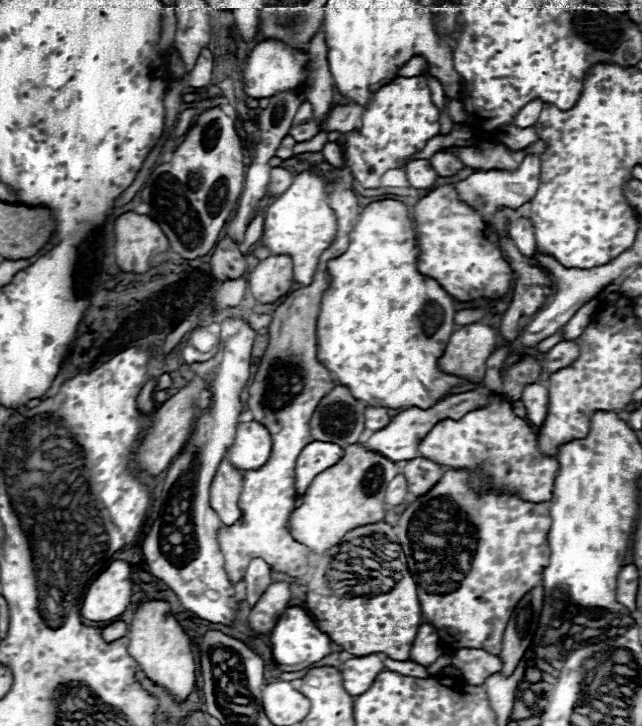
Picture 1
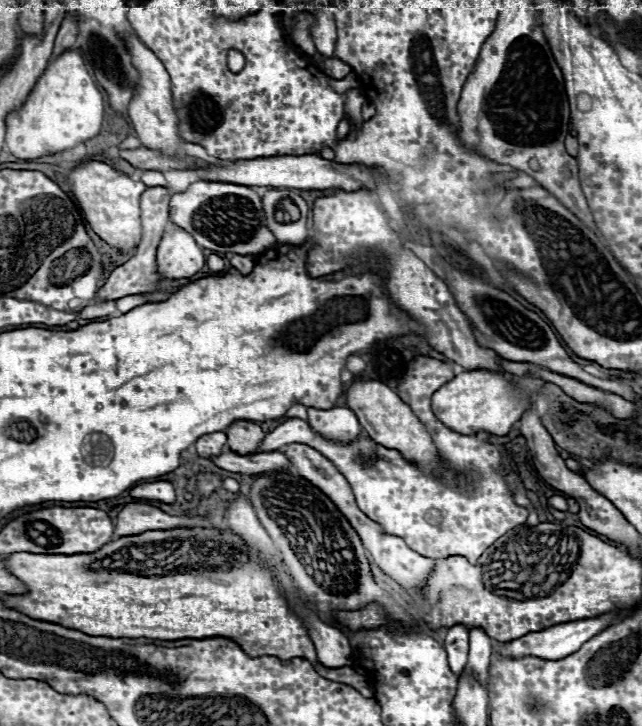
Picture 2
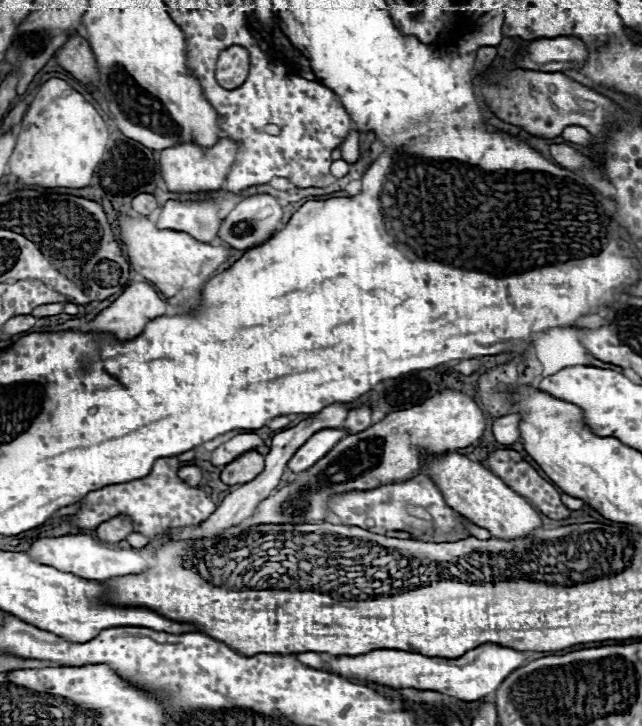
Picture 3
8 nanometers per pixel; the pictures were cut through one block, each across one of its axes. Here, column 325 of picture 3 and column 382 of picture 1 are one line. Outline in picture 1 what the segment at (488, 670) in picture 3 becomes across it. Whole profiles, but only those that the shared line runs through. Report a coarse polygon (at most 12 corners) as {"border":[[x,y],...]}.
{"border":[[376,654],[352,658],[340,668],[344,688],[358,696],[384,670]]}

